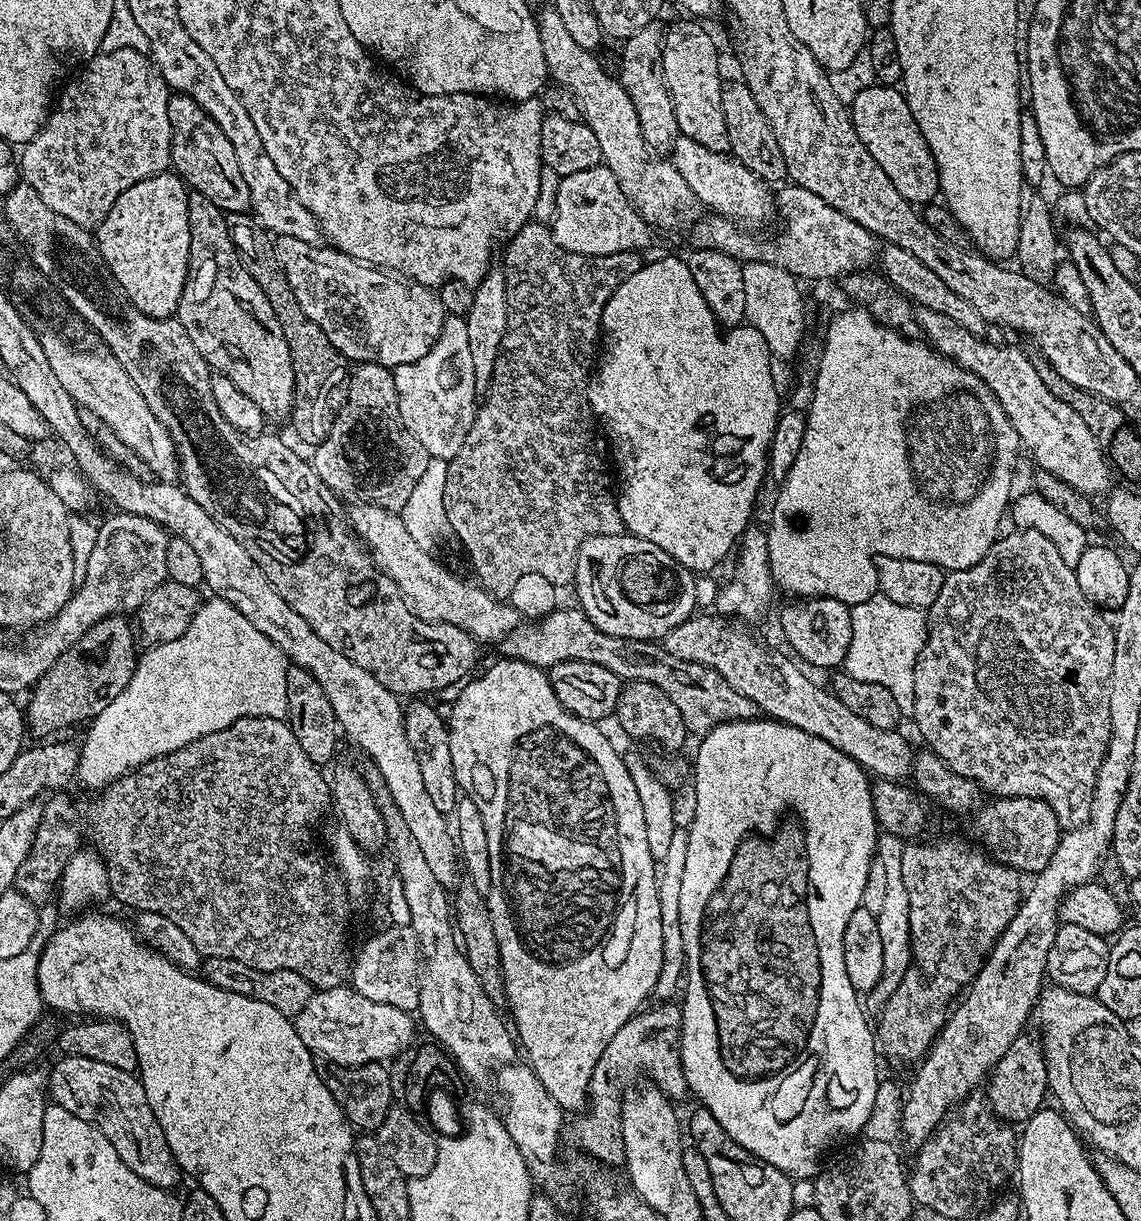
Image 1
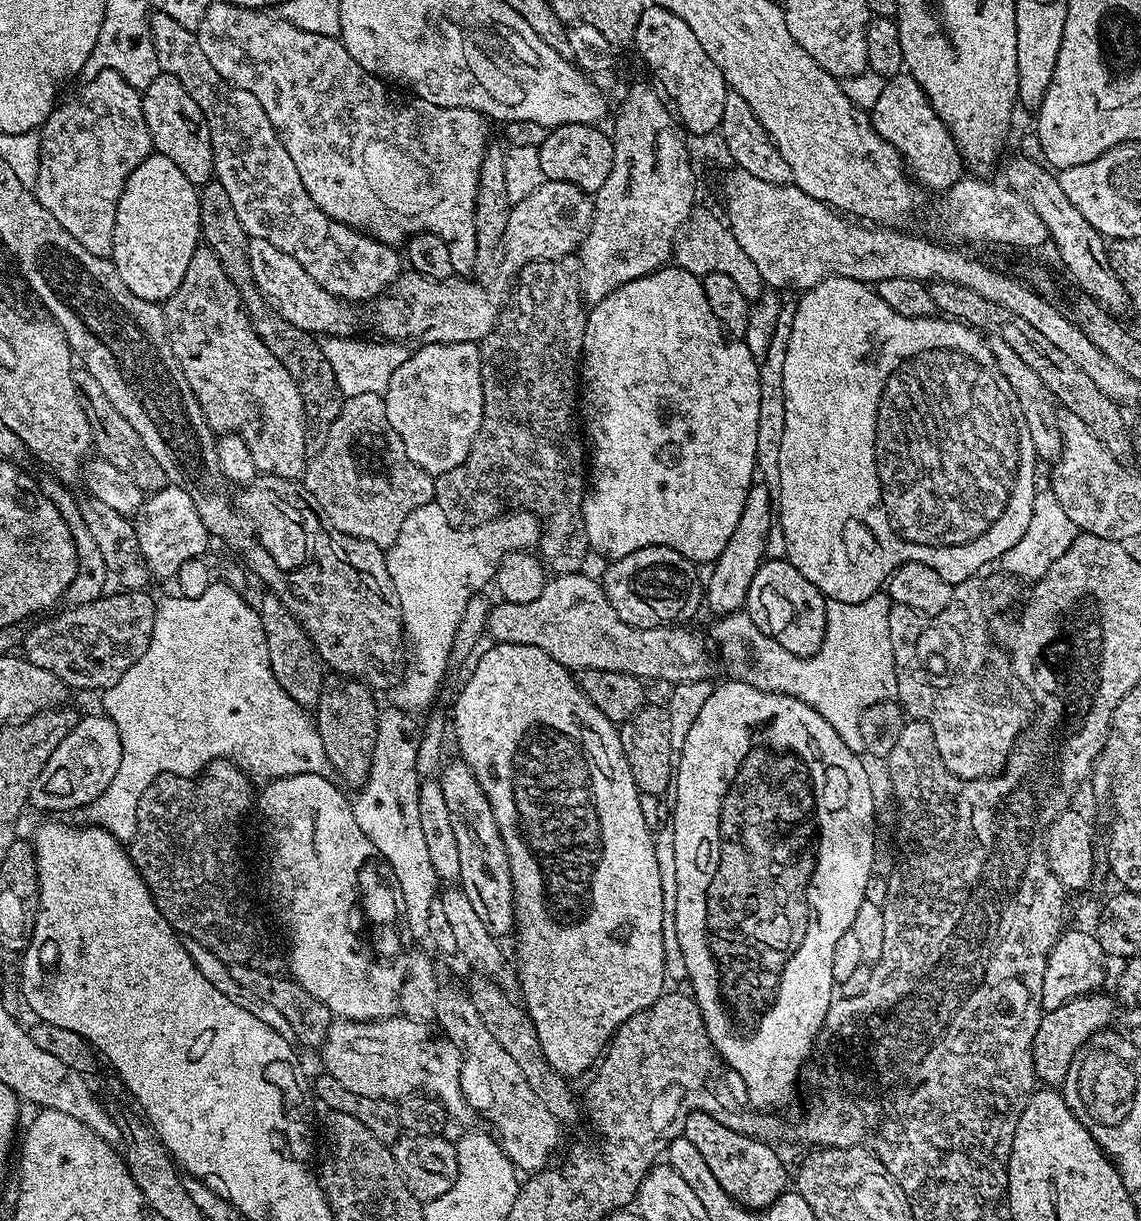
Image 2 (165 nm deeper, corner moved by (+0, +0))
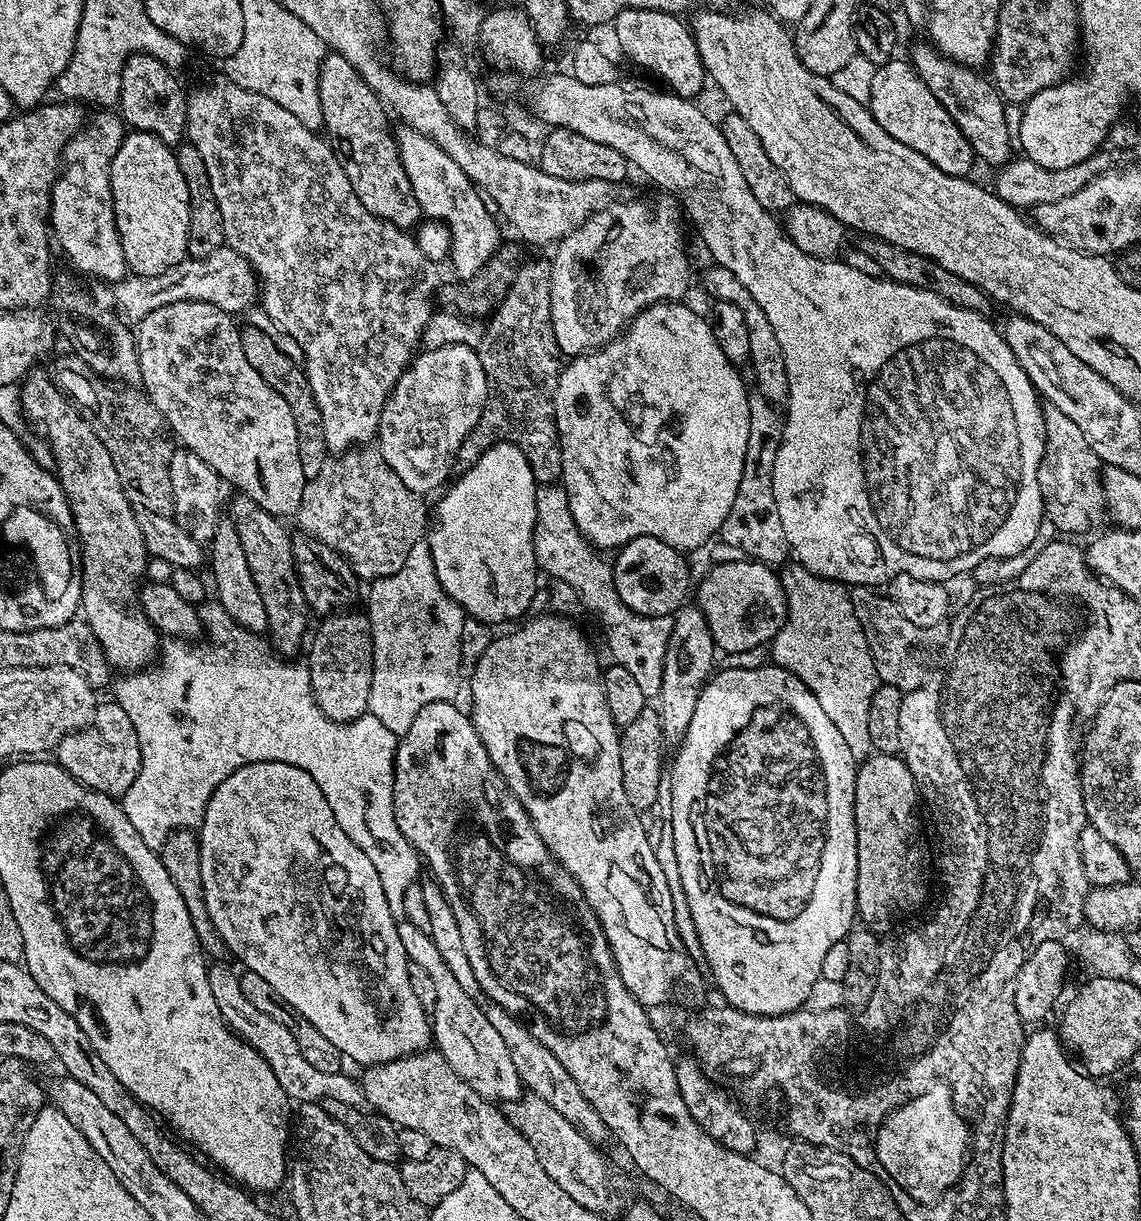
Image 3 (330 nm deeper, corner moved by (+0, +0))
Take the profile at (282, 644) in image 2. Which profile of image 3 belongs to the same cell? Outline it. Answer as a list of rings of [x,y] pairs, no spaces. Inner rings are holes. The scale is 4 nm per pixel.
[[[236,494],[233,497],[231,515],[236,522],[242,550],[246,553],[246,563],[250,565],[254,586],[258,586],[258,594],[262,594],[270,643],[279,655],[285,658],[295,657],[304,635],[305,640],[309,635],[310,609],[304,600],[304,591],[296,574],[296,555],[292,549],[293,533],[287,532],[277,517],[262,510],[258,502],[254,502],[250,497],[243,494]]]

